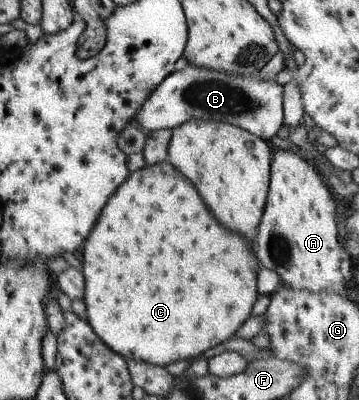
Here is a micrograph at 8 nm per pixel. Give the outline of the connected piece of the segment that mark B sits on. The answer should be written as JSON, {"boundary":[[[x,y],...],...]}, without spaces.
{"boundary":[[[187,63],[180,70],[174,70],[169,76],[166,76],[153,89],[153,92],[145,99],[145,102],[137,111],[134,117],[135,121],[139,122],[144,132],[159,129],[171,130],[181,123],[187,122],[189,119],[221,121],[222,123],[238,126],[262,138],[264,141],[269,142],[271,136],[274,136],[282,125],[283,76],[281,76],[281,79],[278,79],[278,75],[274,75],[271,78],[263,78],[258,72],[259,71],[255,71],[245,76],[234,75],[224,73],[223,71],[194,67]]]}

